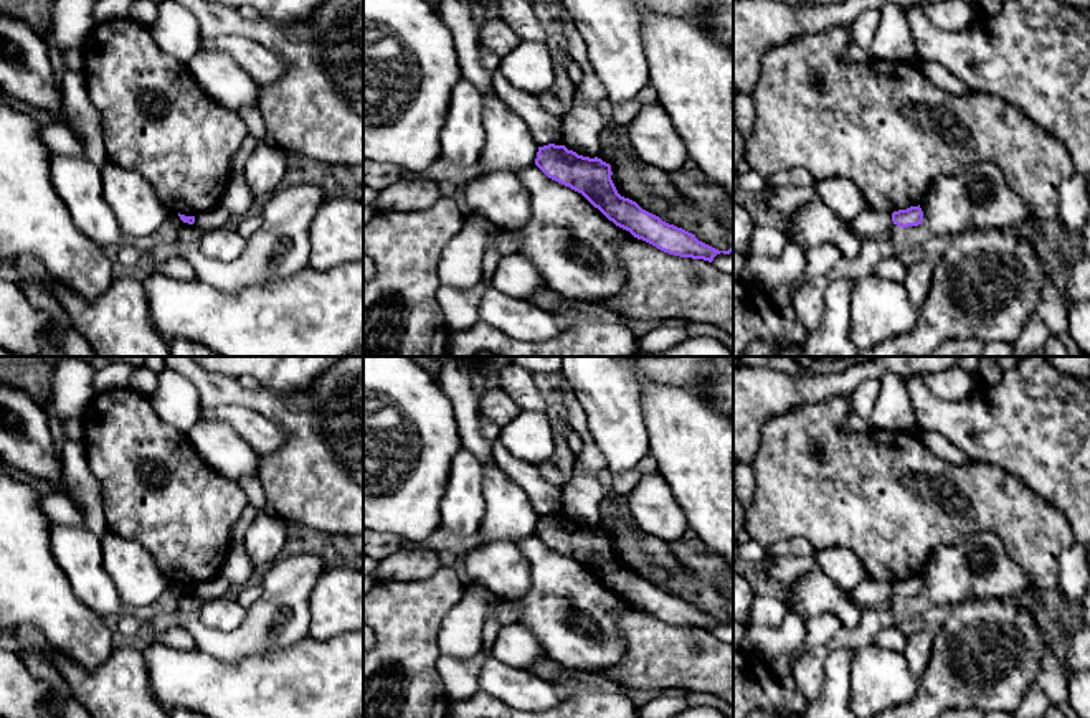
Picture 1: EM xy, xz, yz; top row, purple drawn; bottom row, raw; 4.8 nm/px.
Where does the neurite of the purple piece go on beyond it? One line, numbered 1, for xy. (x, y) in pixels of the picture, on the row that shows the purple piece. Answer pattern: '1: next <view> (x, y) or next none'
1: next none

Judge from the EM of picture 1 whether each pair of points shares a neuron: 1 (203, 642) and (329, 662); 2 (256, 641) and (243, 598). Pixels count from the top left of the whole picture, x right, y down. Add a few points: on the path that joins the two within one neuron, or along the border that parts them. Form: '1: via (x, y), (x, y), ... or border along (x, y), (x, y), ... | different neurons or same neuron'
1: border along (301, 641), (246, 656), (240, 662), (227, 662) | different neurons
2: border along (261, 585), (261, 595), (246, 609) | different neurons

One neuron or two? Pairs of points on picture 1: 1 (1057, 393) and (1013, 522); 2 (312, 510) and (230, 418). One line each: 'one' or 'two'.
1: two
2: two

